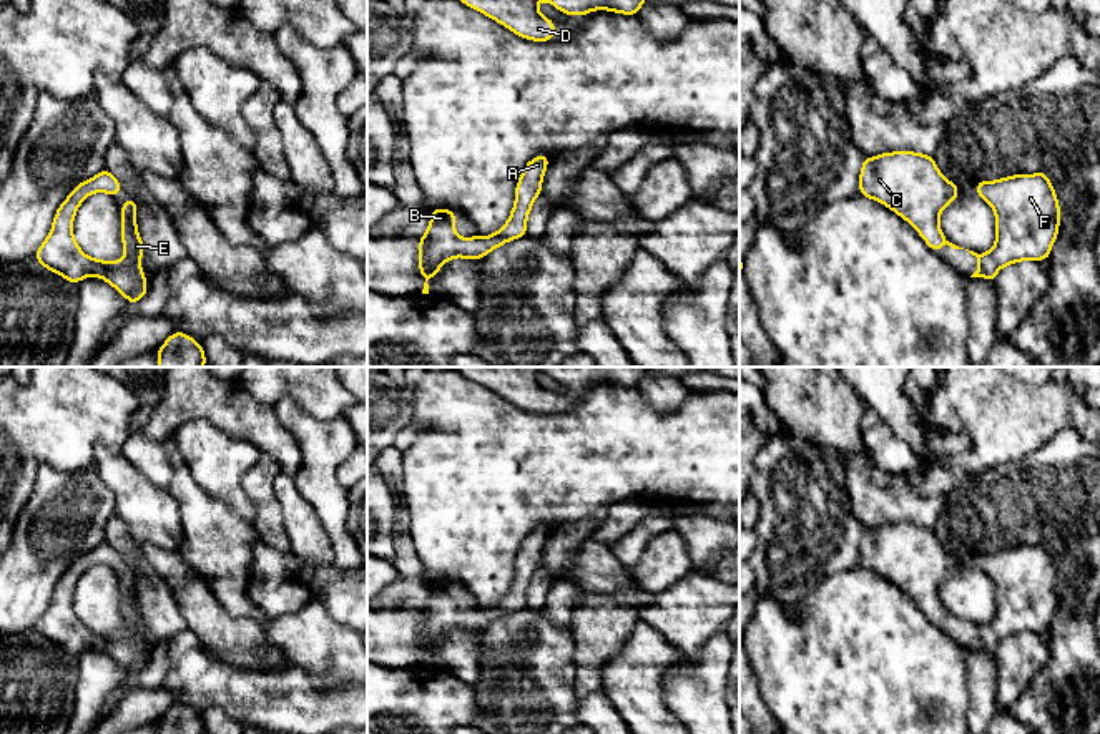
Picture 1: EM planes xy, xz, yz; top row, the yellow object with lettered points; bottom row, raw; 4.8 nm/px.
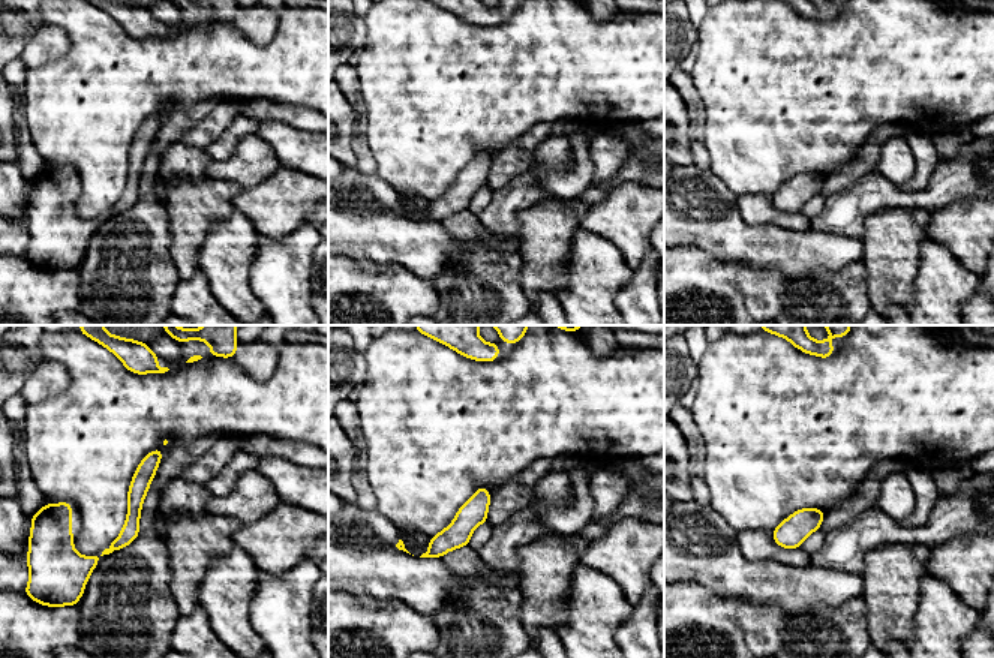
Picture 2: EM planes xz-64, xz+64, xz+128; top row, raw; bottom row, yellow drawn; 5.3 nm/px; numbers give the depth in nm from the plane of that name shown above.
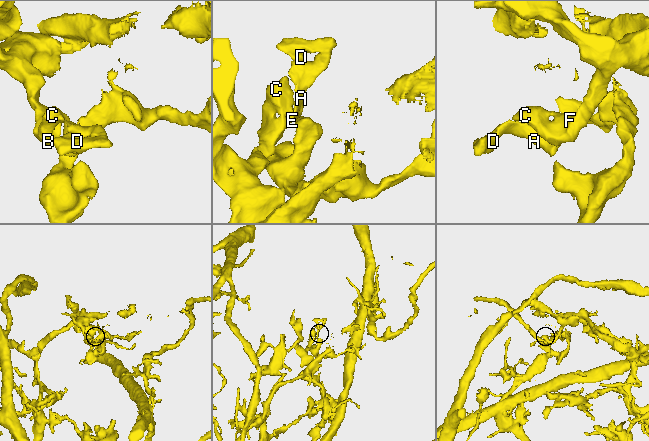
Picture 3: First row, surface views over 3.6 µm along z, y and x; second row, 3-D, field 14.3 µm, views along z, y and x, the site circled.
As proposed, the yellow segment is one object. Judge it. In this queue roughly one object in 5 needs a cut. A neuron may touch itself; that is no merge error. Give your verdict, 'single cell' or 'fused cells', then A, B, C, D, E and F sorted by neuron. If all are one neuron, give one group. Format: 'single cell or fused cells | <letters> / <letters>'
single cell | A B C D E F

